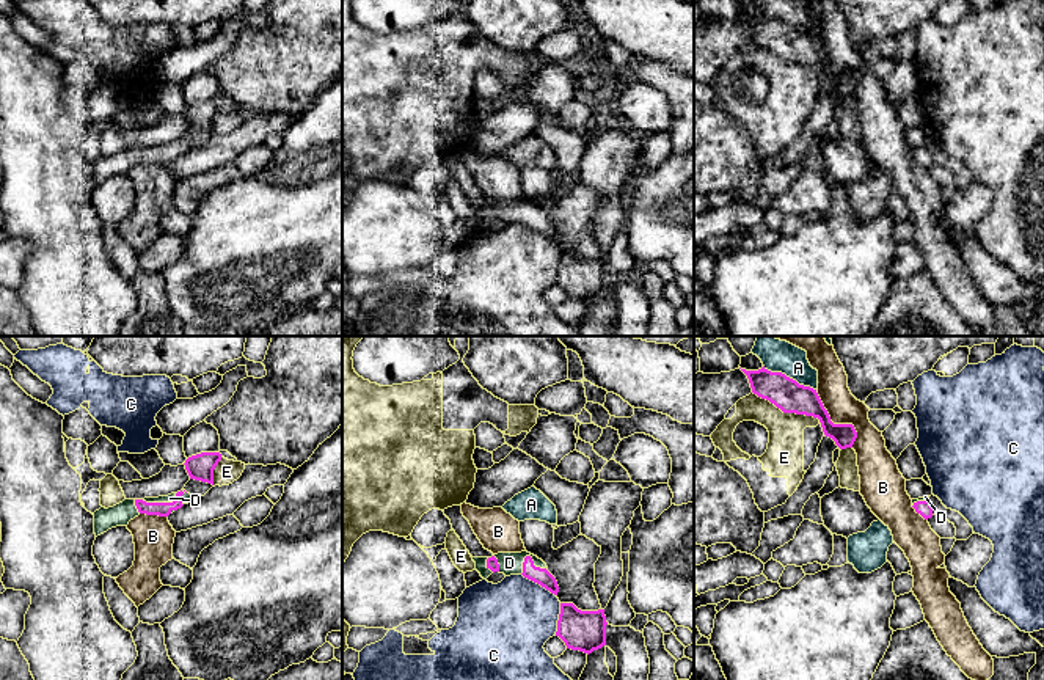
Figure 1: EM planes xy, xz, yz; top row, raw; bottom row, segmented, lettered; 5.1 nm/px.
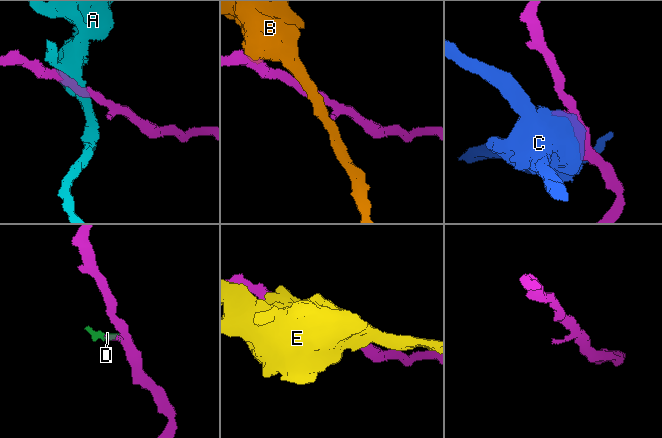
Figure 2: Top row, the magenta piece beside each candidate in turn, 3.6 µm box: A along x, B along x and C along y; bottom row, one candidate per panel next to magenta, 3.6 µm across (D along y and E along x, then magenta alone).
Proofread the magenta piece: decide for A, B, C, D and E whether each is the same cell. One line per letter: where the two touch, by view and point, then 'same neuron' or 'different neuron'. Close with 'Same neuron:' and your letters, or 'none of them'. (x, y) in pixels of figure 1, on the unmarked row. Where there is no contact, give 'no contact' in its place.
A: yz (788, 25) | different neuron
B: yz (839, 73) | different neuron
C: xz (539, 231) | different neuron
D: xz (529, 204) | same neuron
E: yz (787, 60) | different neuron
Same neuron: D

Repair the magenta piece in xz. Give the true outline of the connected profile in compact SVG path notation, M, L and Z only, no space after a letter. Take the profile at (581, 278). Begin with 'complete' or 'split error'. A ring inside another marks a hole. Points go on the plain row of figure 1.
complete; M560 251L556 284L567 297L589 303L606 294L606 273L604 258L581 259L573 251Z

